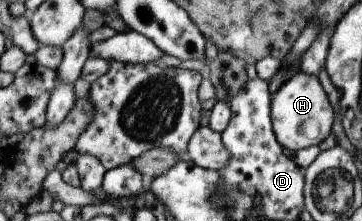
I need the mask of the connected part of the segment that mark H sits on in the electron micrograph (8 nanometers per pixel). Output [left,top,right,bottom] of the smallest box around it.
[269,71,334,155]

